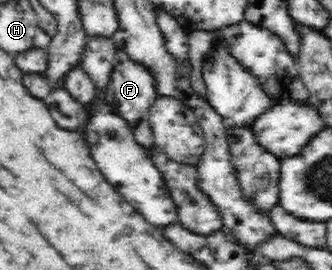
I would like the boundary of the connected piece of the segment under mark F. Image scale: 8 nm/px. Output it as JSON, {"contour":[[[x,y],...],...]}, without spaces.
{"contour":[[[118,49],[112,71],[104,88],[100,89],[100,97],[114,115],[122,118],[131,128],[134,128],[142,120],[147,120],[152,104],[159,97],[154,91],[154,78],[150,77],[144,66],[132,61],[126,52]]]}

